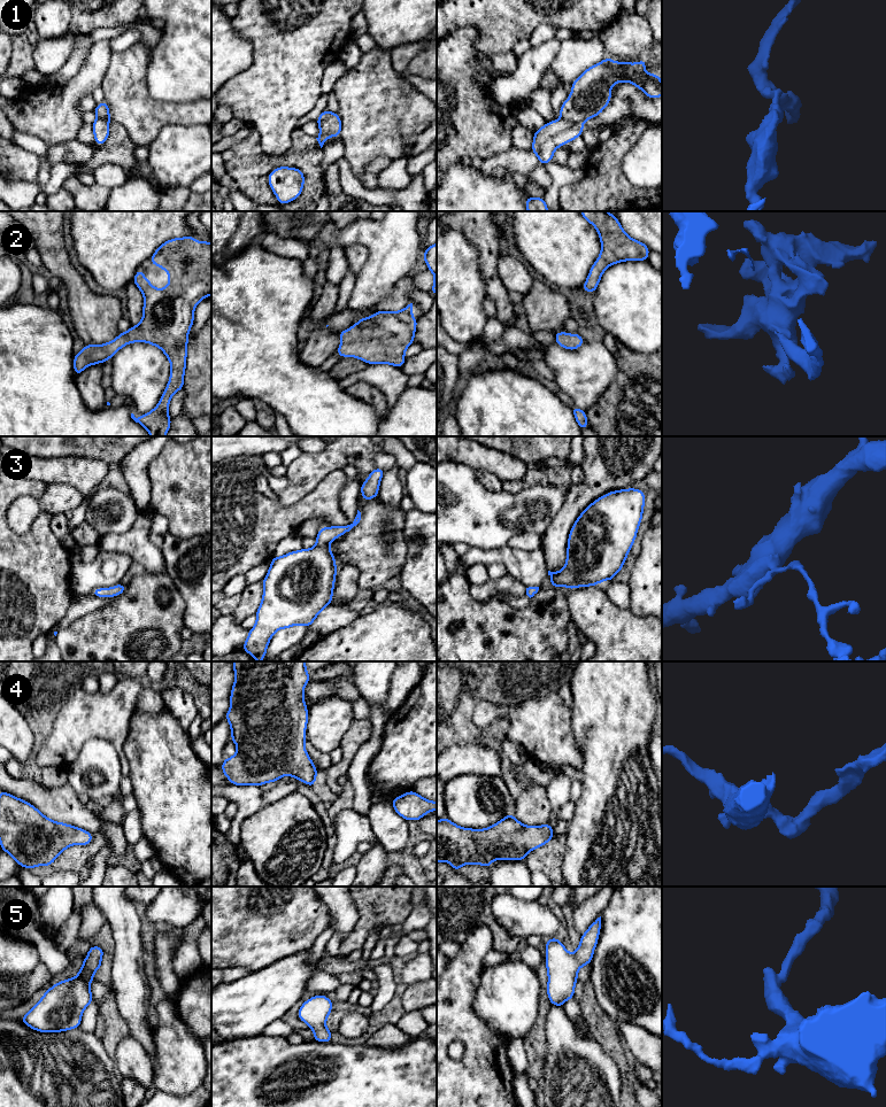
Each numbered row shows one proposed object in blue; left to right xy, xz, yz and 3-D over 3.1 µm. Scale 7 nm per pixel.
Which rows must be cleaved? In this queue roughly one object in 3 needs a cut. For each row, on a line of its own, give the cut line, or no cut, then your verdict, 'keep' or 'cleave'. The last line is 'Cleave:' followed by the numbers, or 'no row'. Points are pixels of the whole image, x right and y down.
1: cut yz (561, 117), (582, 123); cleave
2: cut none; keep
3: cut none; keep
4: cut none; keep
5: cut none; keep
Cleave: 1

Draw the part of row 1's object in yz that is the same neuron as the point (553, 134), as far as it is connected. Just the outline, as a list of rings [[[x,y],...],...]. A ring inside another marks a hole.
[[[564,118],[547,122],[534,131],[531,150],[537,155],[540,164],[553,160],[556,148],[571,142],[583,134],[583,123],[575,123]]]

